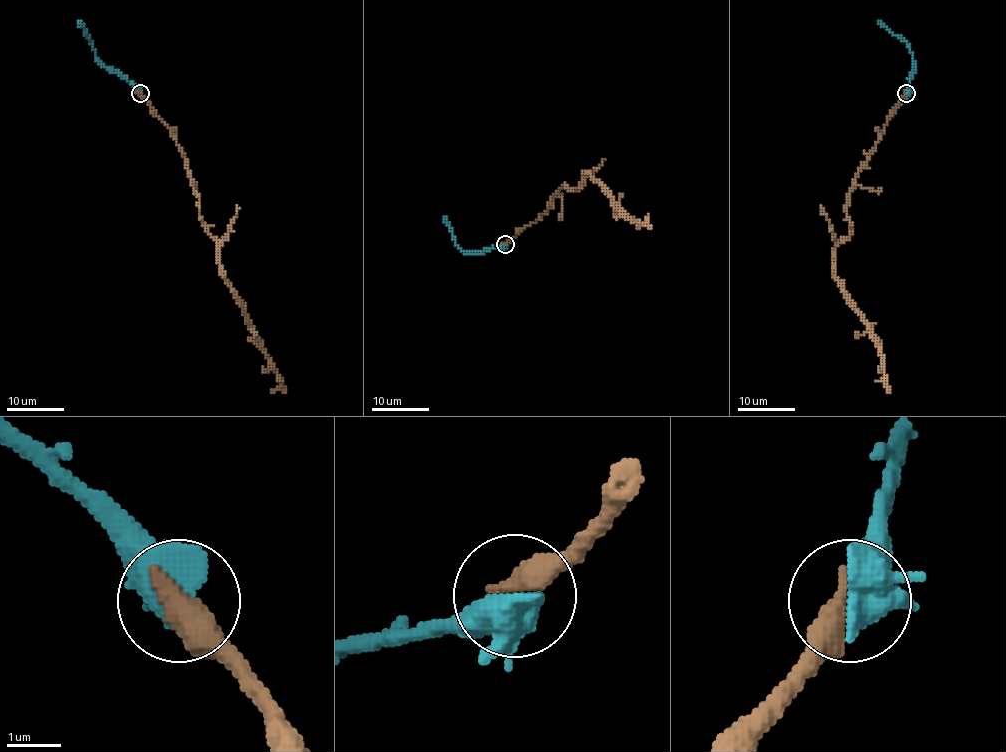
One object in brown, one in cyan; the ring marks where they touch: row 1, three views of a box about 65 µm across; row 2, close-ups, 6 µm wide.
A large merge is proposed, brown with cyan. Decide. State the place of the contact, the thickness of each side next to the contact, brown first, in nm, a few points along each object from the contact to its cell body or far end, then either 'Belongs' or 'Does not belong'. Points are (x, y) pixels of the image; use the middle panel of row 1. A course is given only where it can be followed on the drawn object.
Place: (505, 244). Thickness 500 nm (brown) against 480 nm. Course of brown: (505, 243), (535, 222), (564, 186), (575, 189), (584, 173), (630, 219), (644, 224), (637, 224). Course of cyan: (505, 245), (463, 252), (452, 235), (450, 224), (443, 217). Belongs

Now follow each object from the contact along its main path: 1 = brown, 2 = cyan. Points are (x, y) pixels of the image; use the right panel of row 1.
1: (905, 94), (867, 164), (857, 174), (847, 199), (850, 235), (834, 250), (834, 275), (880, 353), (886, 391)
2: (906, 94), (913, 72), (913, 58), (908, 45), (879, 20)

